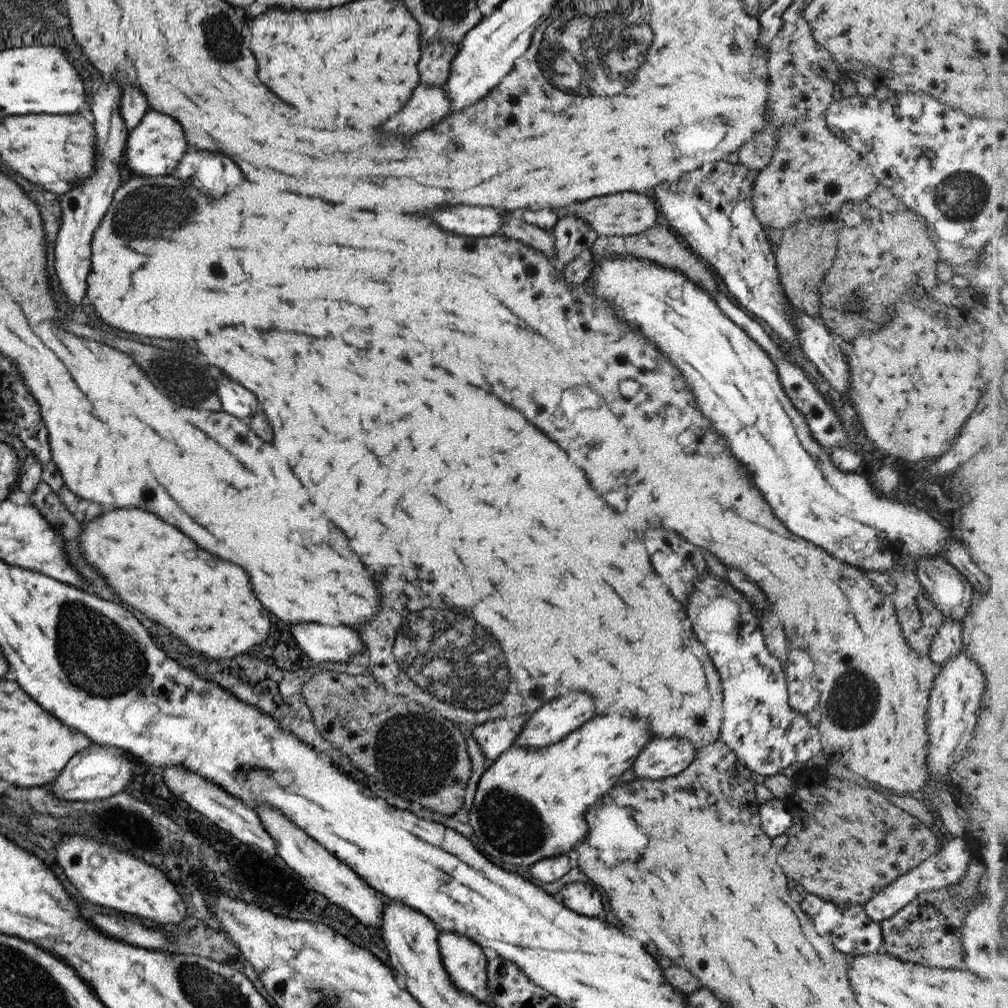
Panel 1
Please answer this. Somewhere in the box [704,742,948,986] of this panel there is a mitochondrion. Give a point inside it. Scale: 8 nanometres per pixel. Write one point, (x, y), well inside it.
(919, 945)

